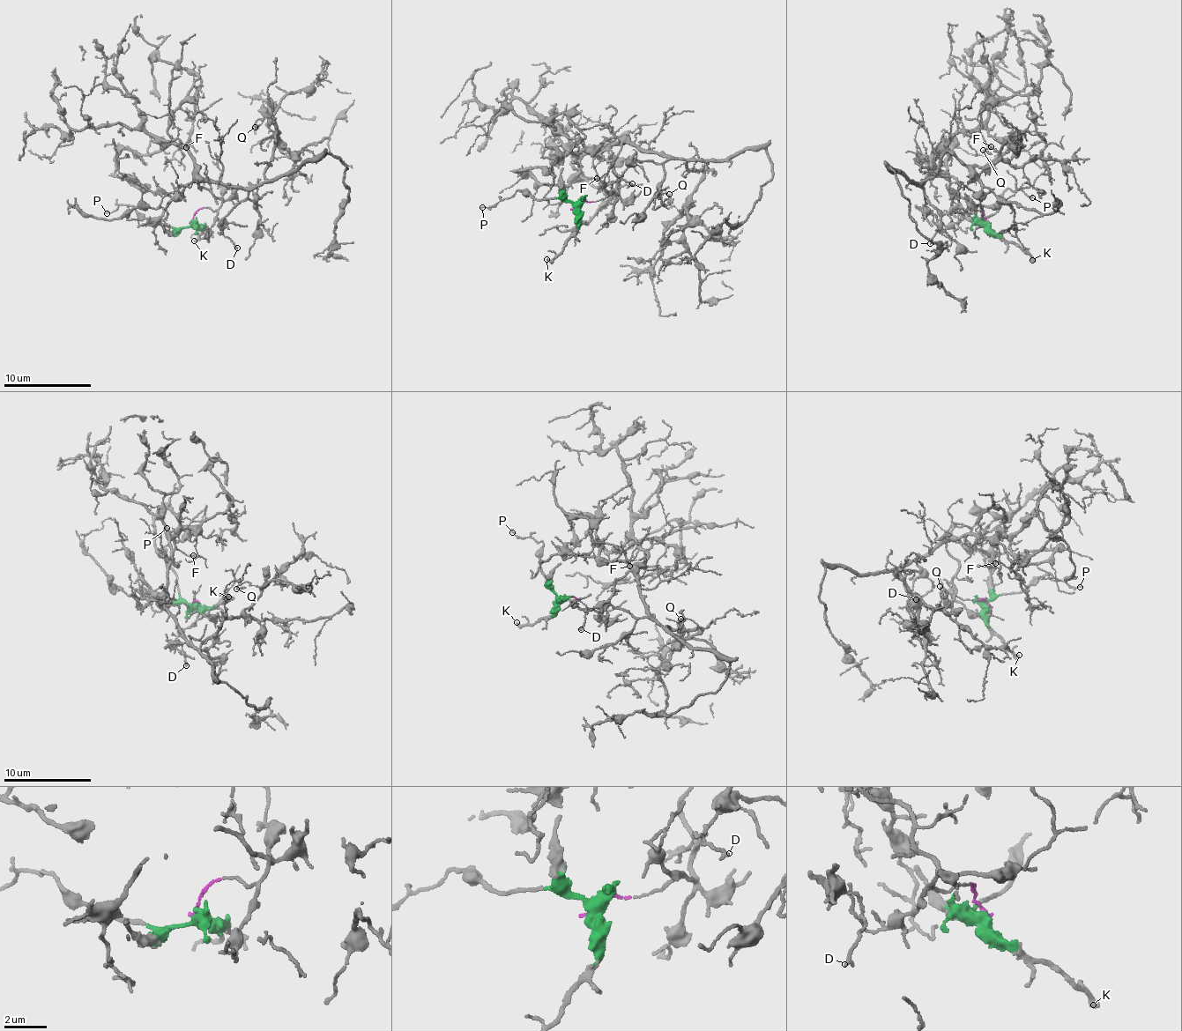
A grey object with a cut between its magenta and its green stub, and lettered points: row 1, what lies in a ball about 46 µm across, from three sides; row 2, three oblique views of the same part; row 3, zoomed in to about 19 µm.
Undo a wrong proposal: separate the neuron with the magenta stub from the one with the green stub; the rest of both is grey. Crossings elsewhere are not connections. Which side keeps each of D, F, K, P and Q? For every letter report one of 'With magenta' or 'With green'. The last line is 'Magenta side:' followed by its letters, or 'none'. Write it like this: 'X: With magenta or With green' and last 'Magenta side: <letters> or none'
D: With magenta
F: With magenta
K: With green
P: With green
Q: With magenta
Magenta side: D, F, Q

